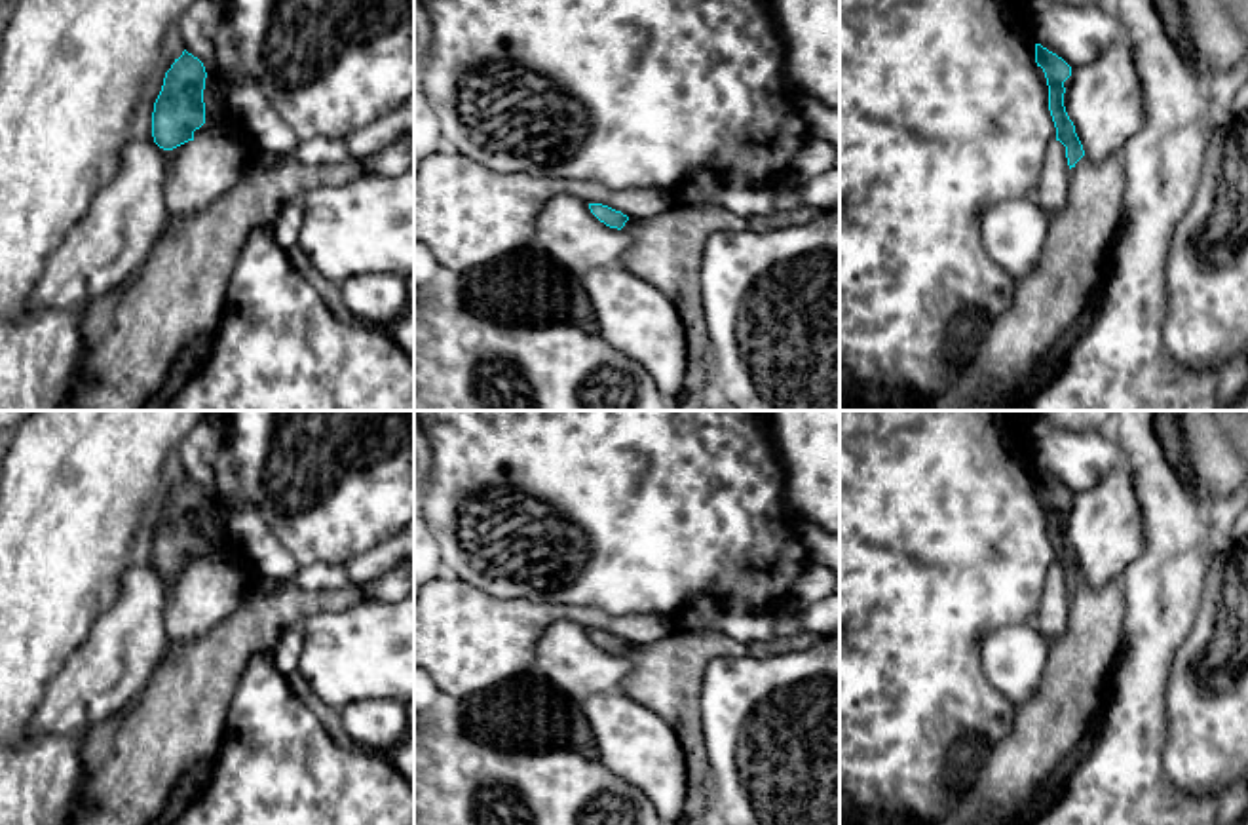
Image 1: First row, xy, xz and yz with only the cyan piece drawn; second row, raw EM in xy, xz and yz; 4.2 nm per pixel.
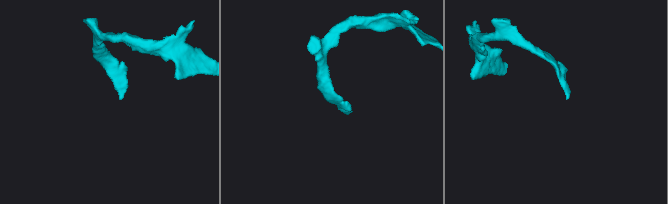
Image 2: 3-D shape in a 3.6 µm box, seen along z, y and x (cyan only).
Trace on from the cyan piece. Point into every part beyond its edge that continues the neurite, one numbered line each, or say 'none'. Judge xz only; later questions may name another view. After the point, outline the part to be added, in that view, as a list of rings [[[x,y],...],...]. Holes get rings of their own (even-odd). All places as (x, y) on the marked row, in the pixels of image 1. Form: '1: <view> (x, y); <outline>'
1: xz (665, 249); [[[680,201],[659,215],[625,222],[621,230],[631,236],[631,247],[621,259],[621,266],[663,291],[682,319],[688,355],[686,390],[716,390],[716,354],[707,331],[699,283],[709,238],[722,230],[769,232],[804,226],[821,213],[821,209],[804,205],[792,211],[741,217],[724,205],[701,209]]]

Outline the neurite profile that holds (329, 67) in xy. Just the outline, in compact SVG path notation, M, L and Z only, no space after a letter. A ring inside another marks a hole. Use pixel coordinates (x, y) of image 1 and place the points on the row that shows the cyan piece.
M224 0L241 74L256 80L298 141L342 141L414 95L414 0Z

